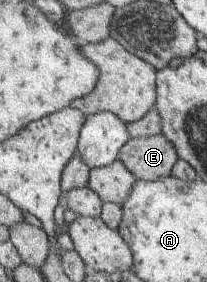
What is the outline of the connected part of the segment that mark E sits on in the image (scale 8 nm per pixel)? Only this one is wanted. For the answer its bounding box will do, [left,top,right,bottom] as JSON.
[119,133,179,181]

